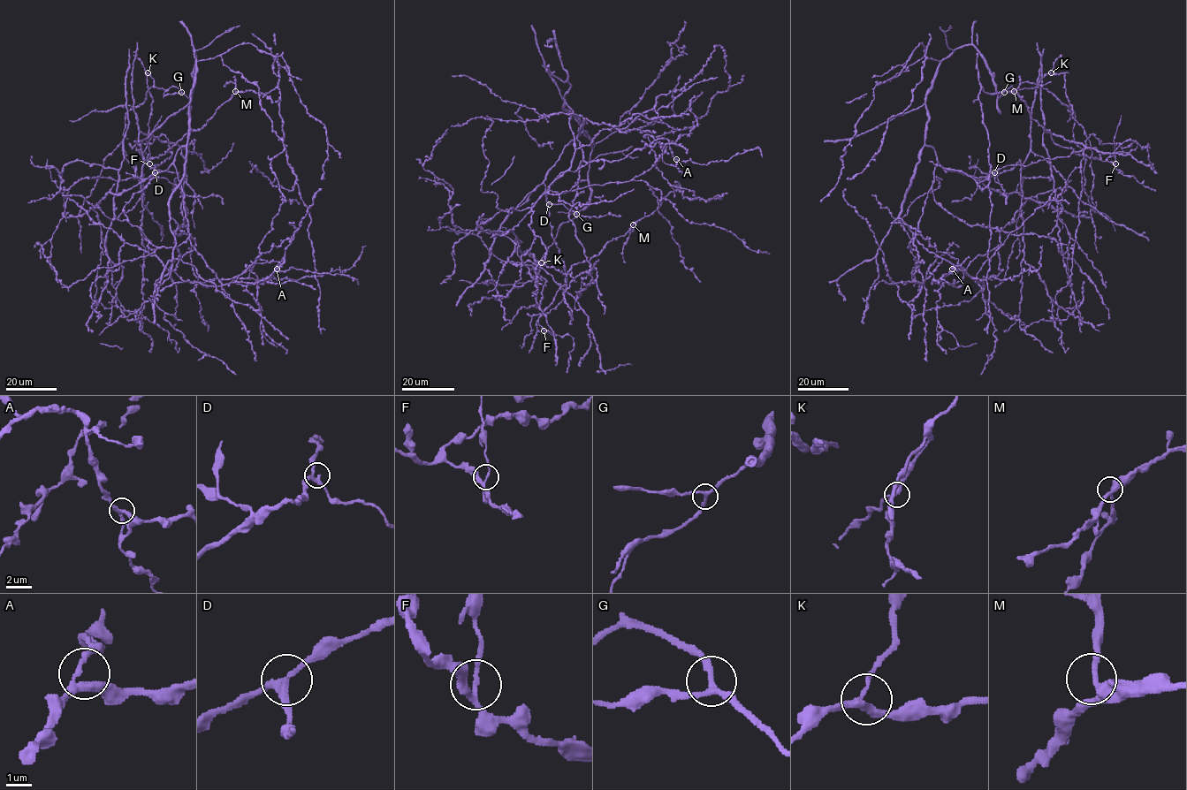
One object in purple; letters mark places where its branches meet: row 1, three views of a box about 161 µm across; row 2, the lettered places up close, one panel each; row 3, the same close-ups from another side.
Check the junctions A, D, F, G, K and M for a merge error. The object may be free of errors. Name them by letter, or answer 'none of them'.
F

